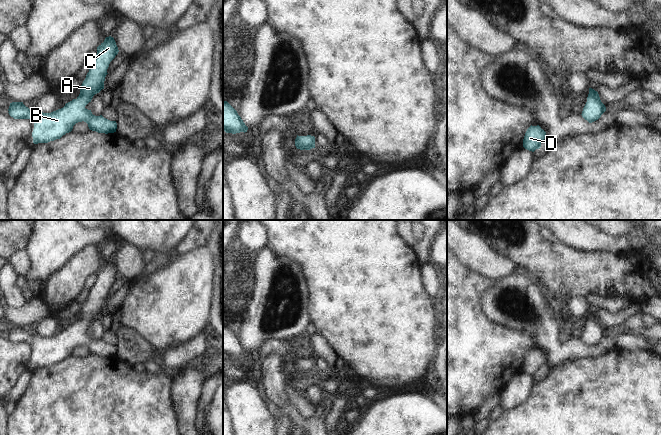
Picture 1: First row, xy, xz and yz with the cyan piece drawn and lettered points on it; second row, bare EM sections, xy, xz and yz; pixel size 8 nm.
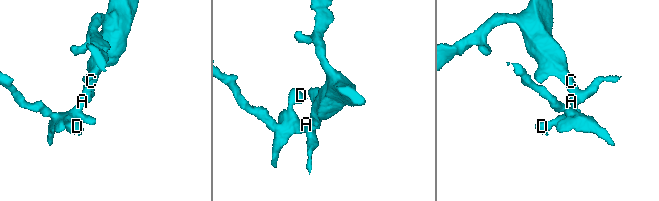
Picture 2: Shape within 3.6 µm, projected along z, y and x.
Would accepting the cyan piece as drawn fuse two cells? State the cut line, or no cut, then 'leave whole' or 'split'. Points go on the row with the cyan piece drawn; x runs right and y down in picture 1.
cut none; leave whole

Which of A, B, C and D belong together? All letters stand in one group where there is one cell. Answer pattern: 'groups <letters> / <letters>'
groups A B C D

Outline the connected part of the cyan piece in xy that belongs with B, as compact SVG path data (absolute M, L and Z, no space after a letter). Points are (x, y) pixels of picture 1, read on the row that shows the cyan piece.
M106 37L97 47L97 54L89 67L89 72L80 86L80 94L76 99L65 104L61 109L51 113L32 111L23 102L10 103L8 113L14 119L31 119L34 121L32 132L33 143L48 143L60 139L72 131L78 122L86 122L92 131L98 133L114 133L117 129L116 121L110 121L102 115L95 116L85 106L91 102L93 96L104 89L105 77L110 62L119 50L113 37Z

